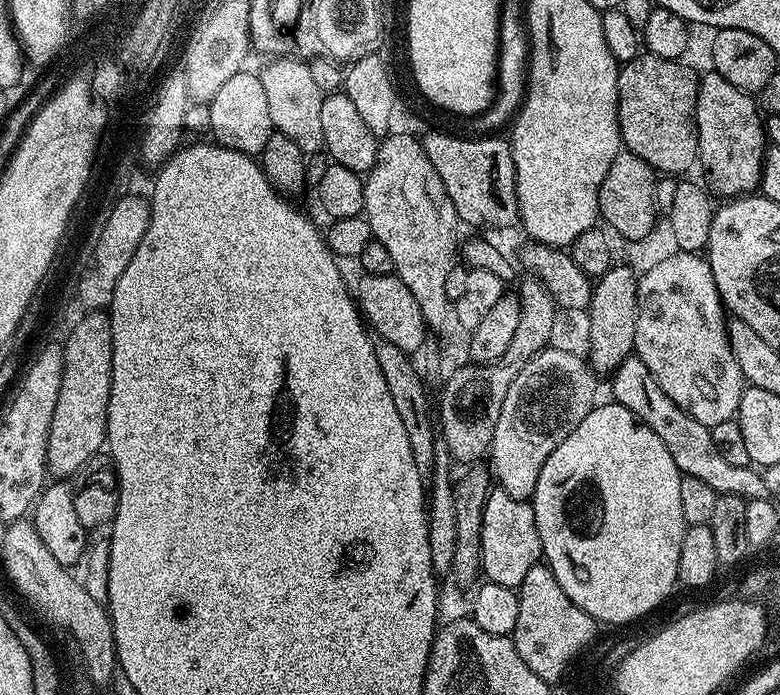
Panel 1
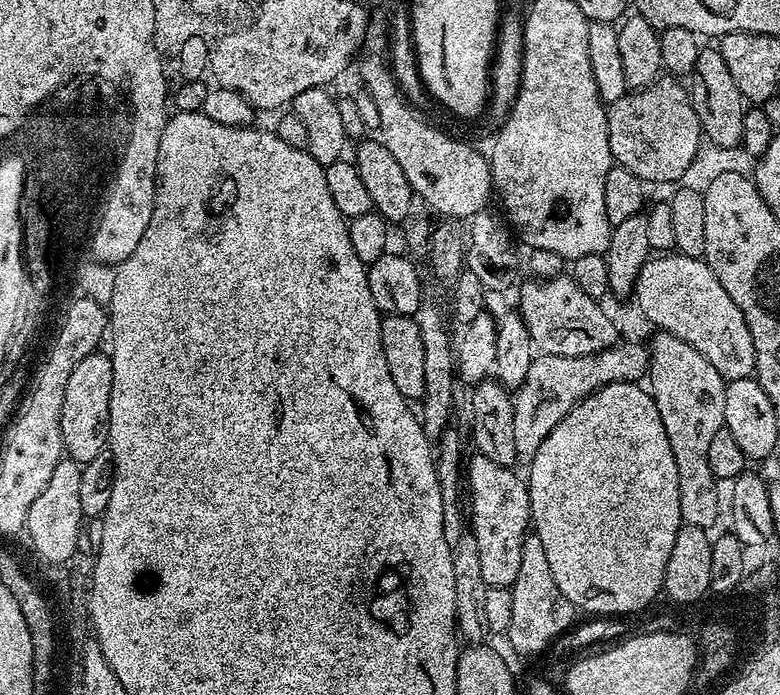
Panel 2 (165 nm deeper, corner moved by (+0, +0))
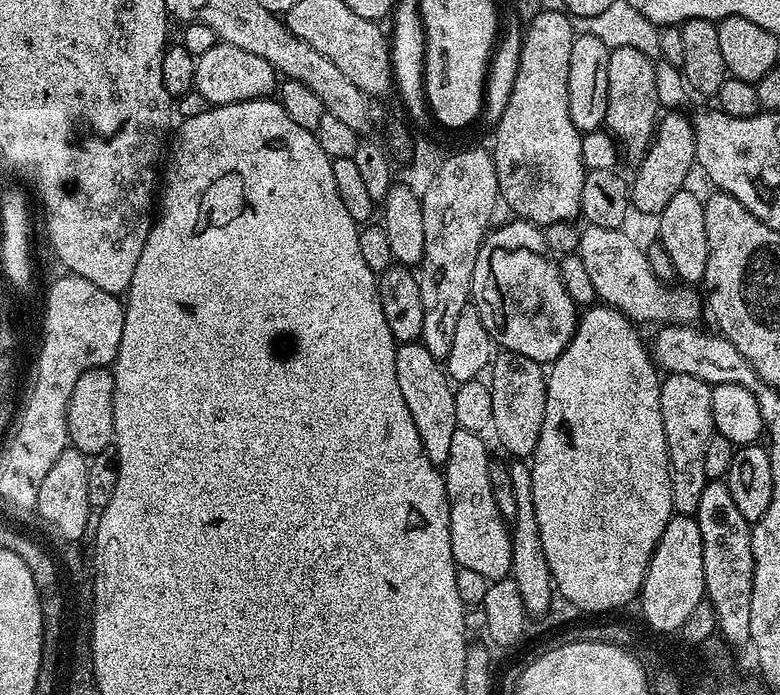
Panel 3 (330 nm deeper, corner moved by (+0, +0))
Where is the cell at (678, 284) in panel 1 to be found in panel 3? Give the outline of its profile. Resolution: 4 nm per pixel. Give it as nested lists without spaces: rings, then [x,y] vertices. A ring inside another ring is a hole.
[[[677,372],[660,381],[660,405],[668,443],[668,468],[672,471],[672,510],[678,516],[695,516],[702,490],[708,485],[706,446],[715,433],[710,410],[711,387],[690,374]]]

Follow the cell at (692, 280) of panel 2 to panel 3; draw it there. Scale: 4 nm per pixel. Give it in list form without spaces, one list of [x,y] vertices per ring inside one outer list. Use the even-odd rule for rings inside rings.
[[[591,226],[585,227],[579,233],[580,245],[578,254],[582,258],[582,262],[585,264],[590,278],[594,281],[594,290],[597,297],[607,307],[618,309],[623,316],[628,317],[633,322],[641,322],[640,320],[660,320],[659,322],[663,322],[664,324],[688,326],[693,322],[699,321],[696,319],[700,316],[700,308],[702,312],[701,293],[692,286],[672,288],[676,286],[669,286],[665,281],[657,278],[654,270],[650,270],[650,262],[648,261],[645,249],[643,247],[639,248],[626,233],[627,231],[619,228],[593,228]]]

